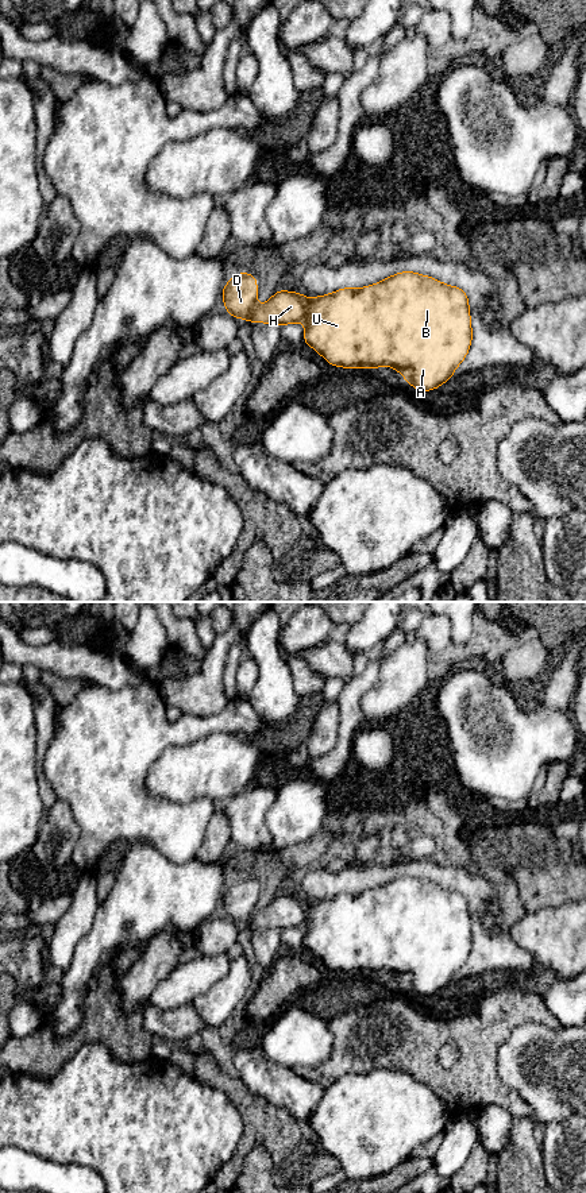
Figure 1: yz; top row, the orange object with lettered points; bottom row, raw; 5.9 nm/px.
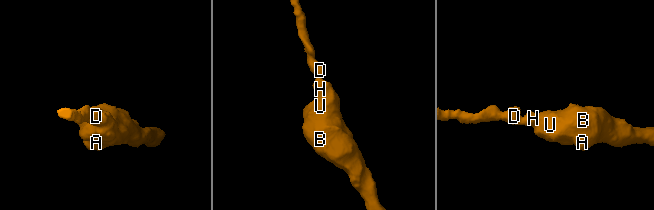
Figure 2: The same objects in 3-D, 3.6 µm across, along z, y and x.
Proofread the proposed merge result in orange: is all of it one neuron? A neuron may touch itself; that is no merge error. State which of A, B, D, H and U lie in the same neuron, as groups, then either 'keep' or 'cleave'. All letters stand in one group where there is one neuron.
A B D H U | keep

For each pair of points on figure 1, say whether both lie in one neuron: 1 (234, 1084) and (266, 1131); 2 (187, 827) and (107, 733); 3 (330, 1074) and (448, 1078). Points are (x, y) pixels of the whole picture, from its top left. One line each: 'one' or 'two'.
1: one
2: one
3: one

